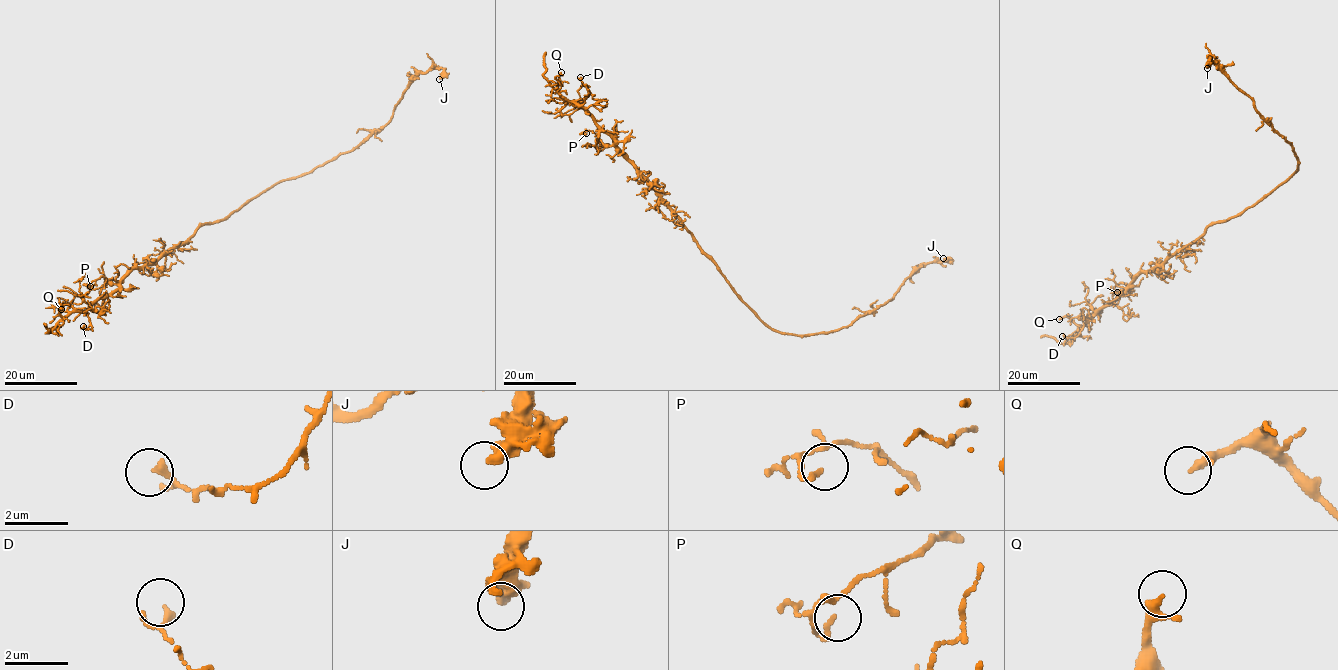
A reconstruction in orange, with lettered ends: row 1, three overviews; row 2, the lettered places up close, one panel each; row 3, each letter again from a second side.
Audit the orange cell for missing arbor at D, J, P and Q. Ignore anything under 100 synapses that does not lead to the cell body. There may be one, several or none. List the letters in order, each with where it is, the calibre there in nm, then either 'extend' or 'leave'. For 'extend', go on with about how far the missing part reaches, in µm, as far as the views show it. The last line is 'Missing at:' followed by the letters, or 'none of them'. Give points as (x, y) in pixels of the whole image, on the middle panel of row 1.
D: at (580, 77); 150 nm thick; leave
J: at (943, 258); 400 nm thick; leave
P: at (586, 133); 130 nm thick; leave
Q: at (561, 72); 220 nm thick; leave
Missing at: none of them

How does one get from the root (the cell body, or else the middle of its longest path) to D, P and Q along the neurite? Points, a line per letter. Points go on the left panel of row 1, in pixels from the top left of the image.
D: (233, 212), (226, 218), (201, 225), (154, 262), (136, 266), (120, 285), (86, 311), (92, 328), (83, 326)
P: (233, 212), (201, 225), (181, 244), (154, 262), (136, 266), (117, 283), (100, 276), (90, 286)
Q: (233, 212), (201, 225), (154, 262), (136, 266), (114, 290), (85, 310), (63, 317), (61, 309)

